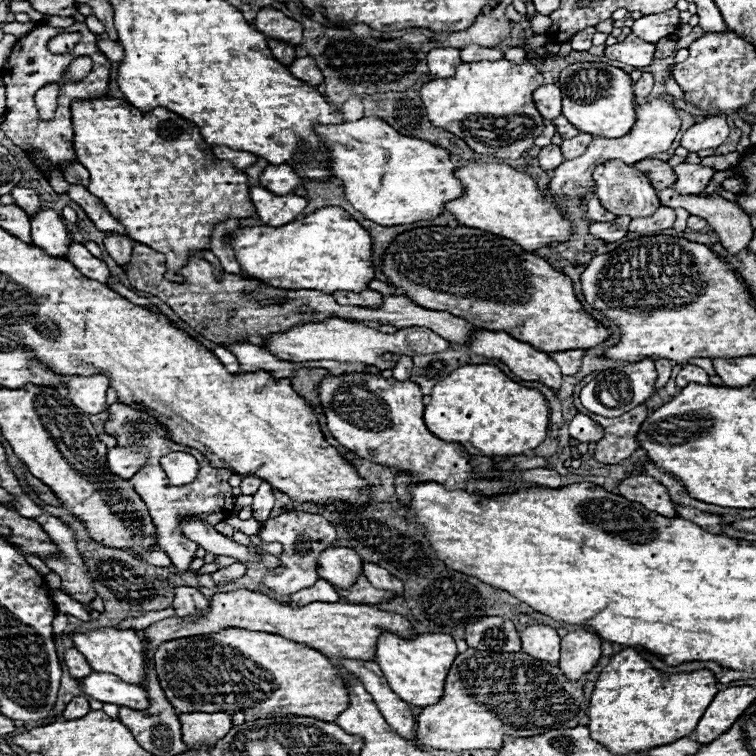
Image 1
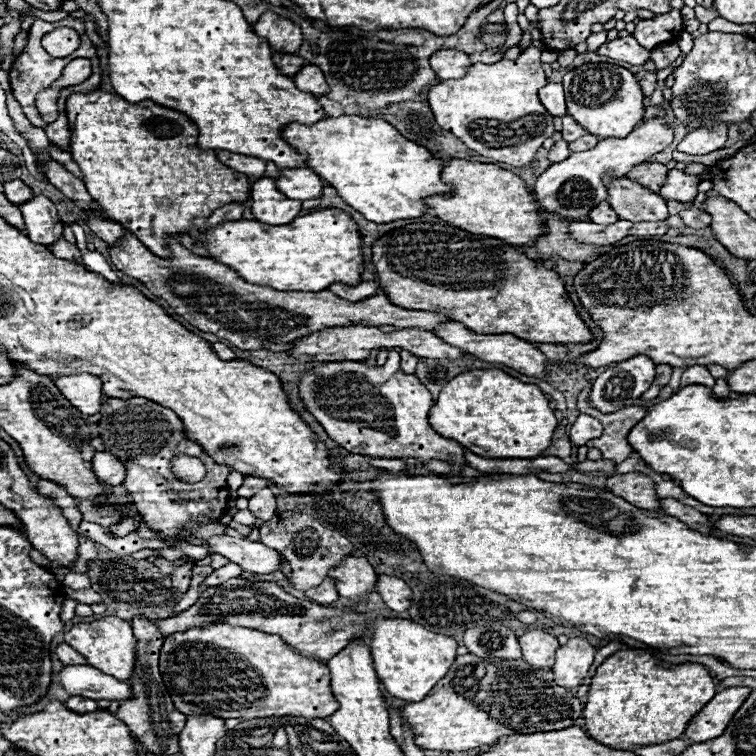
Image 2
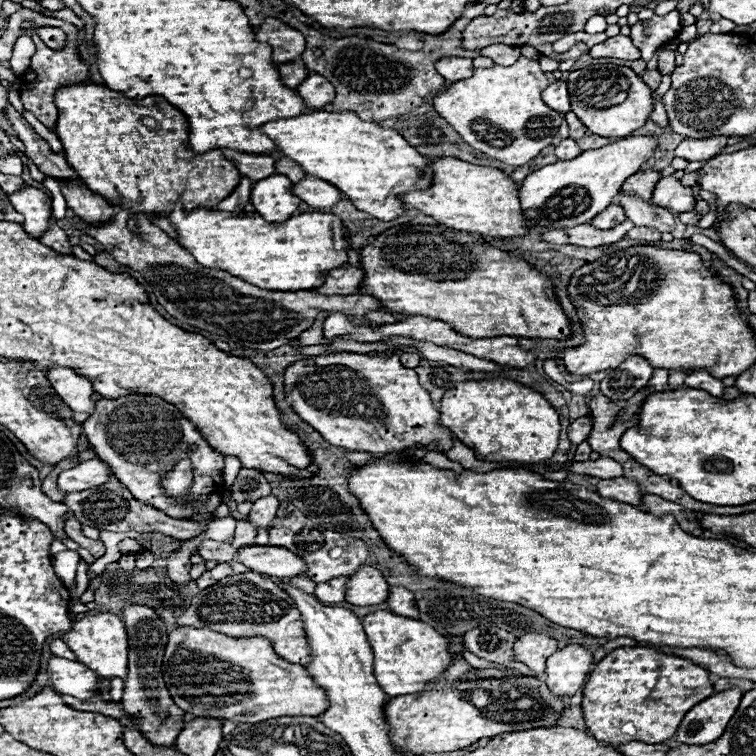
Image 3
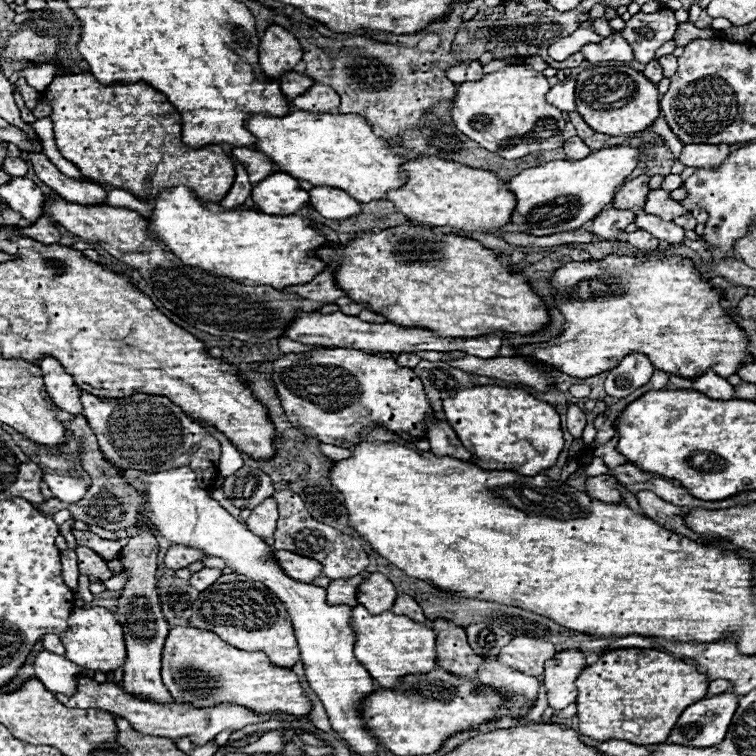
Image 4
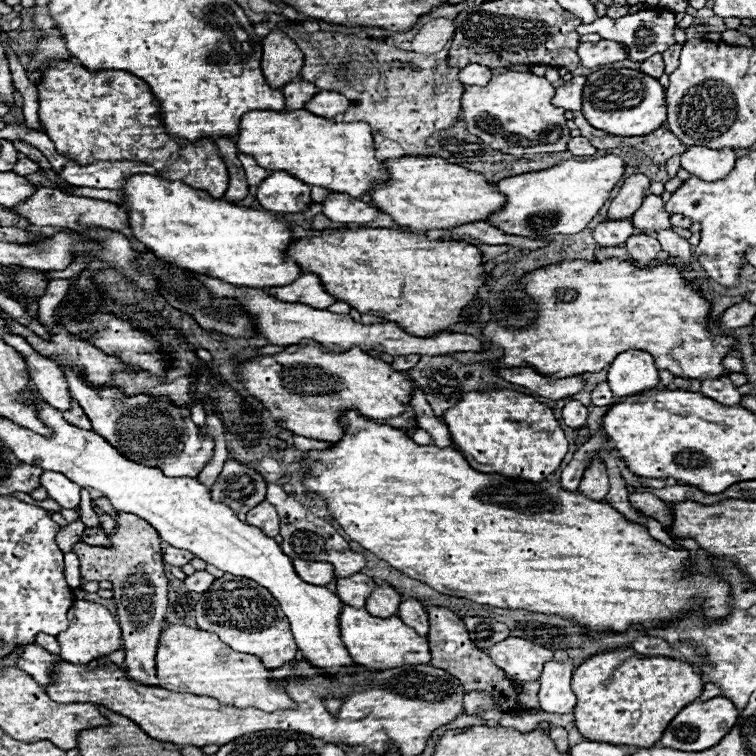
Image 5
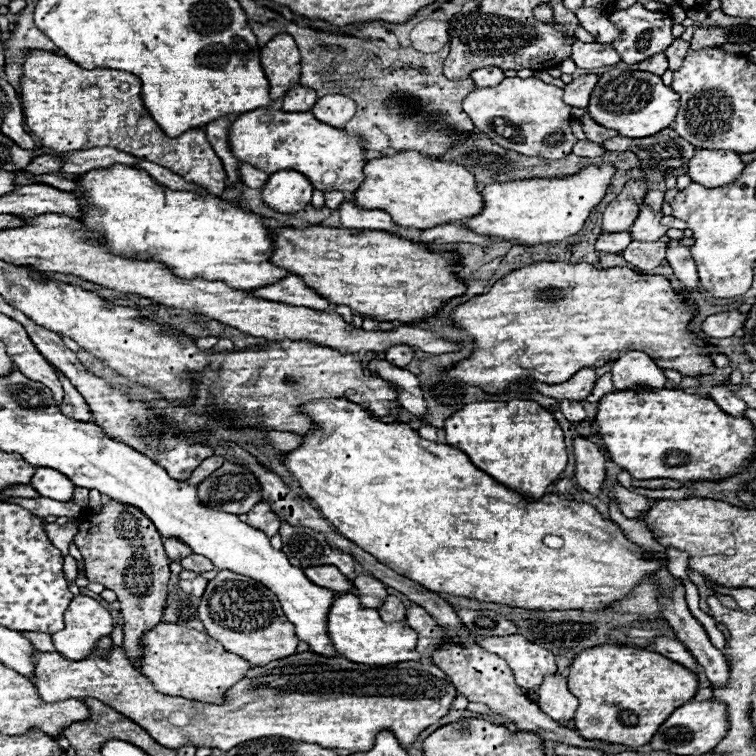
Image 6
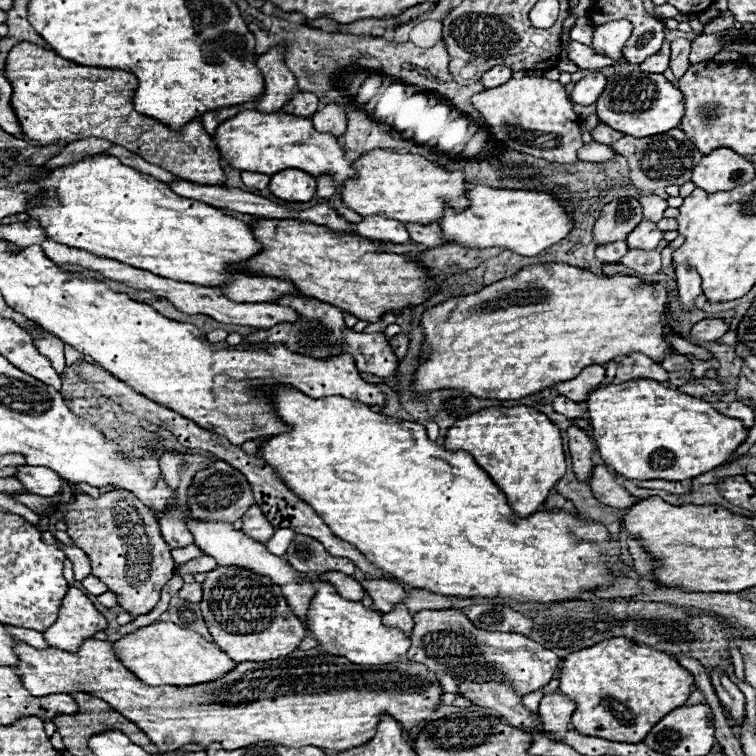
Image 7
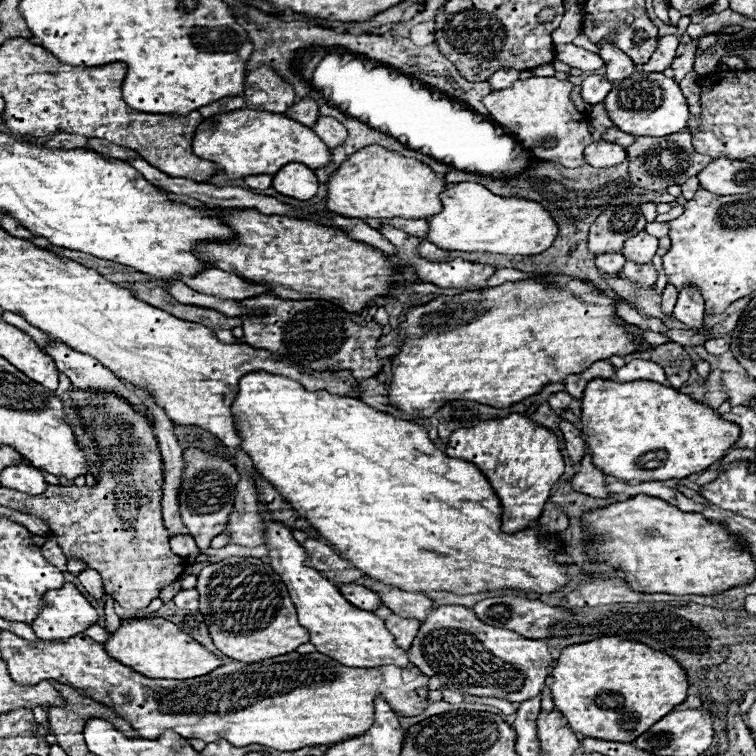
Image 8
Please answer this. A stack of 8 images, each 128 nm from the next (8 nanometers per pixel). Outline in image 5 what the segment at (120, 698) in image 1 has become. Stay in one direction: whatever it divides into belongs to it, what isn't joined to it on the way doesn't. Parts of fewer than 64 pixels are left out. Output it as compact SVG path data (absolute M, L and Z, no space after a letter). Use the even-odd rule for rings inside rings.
M26 644L18 652L18 668L28 672L40 686L48 686L52 682L52 666L62 662L62 658L58 654L50 654L48 650L36 644Z

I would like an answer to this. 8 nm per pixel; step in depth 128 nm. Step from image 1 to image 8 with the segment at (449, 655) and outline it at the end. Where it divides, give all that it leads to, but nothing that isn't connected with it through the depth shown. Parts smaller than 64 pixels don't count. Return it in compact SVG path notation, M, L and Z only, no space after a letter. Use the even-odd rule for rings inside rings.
M262 512L266 524L266 544L270 548L270 566L282 576L290 598L298 610L298 622L310 632L310 642L330 658L352 668L378 668L386 664L406 666L408 654L396 644L396 638L386 630L384 620L372 612L352 606L338 592L334 582L326 580L318 570L304 566L304 548L292 538L290 528L280 522L272 522L268 514Z

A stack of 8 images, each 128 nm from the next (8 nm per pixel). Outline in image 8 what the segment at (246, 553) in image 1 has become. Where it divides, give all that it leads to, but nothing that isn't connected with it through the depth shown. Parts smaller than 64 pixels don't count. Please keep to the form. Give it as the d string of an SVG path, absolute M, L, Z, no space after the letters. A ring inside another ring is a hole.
M350 582L350 584L336 584L338 590L344 594L344 598L356 606L356 608L362 608L362 610L376 610L382 602L380 598L376 598L376 594L372 594L372 590L368 590L366 586L360 586L356 582Z

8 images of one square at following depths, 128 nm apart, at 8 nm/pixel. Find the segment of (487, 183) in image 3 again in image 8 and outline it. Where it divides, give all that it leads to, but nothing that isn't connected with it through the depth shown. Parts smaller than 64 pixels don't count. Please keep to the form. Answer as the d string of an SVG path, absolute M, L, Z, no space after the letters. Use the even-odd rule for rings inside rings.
M372 144L352 154L332 174L332 178L328 180L326 206L330 212L348 218L422 220L442 210L438 198L442 190L446 190L446 180L440 180L430 166L422 164L420 160L390 152L378 144Z

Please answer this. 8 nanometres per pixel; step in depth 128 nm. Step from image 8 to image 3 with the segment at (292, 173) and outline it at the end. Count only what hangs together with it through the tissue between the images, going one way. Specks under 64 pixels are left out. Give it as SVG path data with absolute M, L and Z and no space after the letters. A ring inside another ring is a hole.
M274 174L272 178L264 178L264 182L256 182L250 194L250 202L256 212L268 222L284 222L288 220L300 204L300 198L292 198L292 182Z

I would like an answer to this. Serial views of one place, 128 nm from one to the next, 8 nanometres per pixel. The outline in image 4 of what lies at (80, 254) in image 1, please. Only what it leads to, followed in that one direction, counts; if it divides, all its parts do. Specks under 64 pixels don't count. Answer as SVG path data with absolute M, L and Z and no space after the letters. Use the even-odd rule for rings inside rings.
M42 216L38 220L38 224L32 224L28 228L16 228L16 230L20 234L24 234L24 236L30 236L30 238L42 242L42 244L56 244L56 242L60 242L60 232L58 232L54 220L48 218L48 216Z

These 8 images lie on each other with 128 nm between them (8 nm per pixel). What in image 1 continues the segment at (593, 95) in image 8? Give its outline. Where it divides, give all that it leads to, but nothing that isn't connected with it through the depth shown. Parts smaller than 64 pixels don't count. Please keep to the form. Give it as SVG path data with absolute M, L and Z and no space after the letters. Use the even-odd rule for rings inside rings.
M544 84L534 92L534 104L546 120L554 120L556 116L560 116L560 102L560 88L554 84Z

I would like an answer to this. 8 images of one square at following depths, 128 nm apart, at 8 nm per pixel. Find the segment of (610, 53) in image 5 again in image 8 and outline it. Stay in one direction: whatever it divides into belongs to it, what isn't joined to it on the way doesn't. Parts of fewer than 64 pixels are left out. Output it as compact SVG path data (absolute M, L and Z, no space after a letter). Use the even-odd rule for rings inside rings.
M558 44L556 46L556 60L564 62L572 68L578 68L582 72L598 70L604 66L604 60L598 54L584 50L580 46L574 46L574 44Z

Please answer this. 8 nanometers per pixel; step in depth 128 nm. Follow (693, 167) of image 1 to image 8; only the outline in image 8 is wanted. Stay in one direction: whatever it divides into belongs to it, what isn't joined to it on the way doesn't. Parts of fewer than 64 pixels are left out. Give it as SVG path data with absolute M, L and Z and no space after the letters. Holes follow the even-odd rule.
M640 232L632 238L628 238L628 242L624 242L622 254L626 256L626 260L634 260L634 262L650 262L652 256L658 250L658 238L650 236L646 232Z

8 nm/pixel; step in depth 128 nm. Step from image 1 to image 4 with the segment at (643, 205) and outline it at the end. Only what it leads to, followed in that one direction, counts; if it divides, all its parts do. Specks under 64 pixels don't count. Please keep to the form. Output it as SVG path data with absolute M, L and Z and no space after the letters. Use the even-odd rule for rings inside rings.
M642 208L640 210L634 210L636 214L636 226L650 232L652 236L656 236L658 240L666 240L668 244L682 244L684 240L684 228L676 226L674 222L666 222L654 214L648 214L644 212Z

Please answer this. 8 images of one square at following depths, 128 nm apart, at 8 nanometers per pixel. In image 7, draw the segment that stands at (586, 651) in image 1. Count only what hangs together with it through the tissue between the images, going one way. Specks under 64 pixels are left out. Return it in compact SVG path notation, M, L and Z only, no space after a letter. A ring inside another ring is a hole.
M560 690L544 694L538 714L542 716L544 728L552 734L566 734L572 718L572 710L576 710L576 702L568 696L560 694Z

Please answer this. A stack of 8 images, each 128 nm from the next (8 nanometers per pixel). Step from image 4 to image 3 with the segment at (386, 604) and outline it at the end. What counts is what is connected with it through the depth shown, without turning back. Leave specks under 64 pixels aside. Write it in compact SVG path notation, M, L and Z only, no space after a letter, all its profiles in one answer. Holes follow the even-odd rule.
M360 566L346 582L346 602L354 606L374 606L388 598L388 584L380 570L372 566Z

